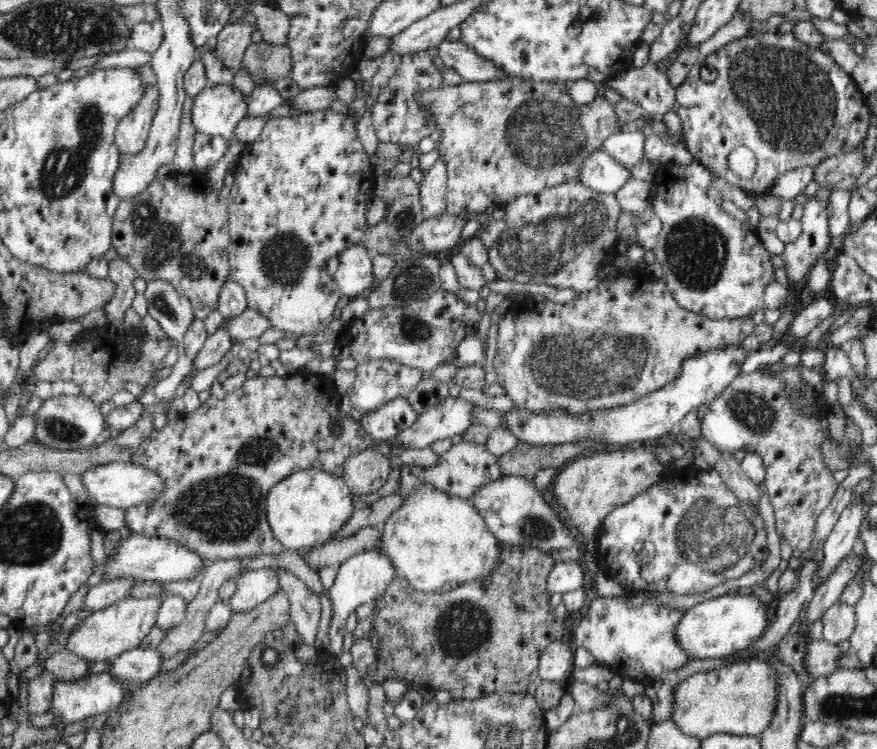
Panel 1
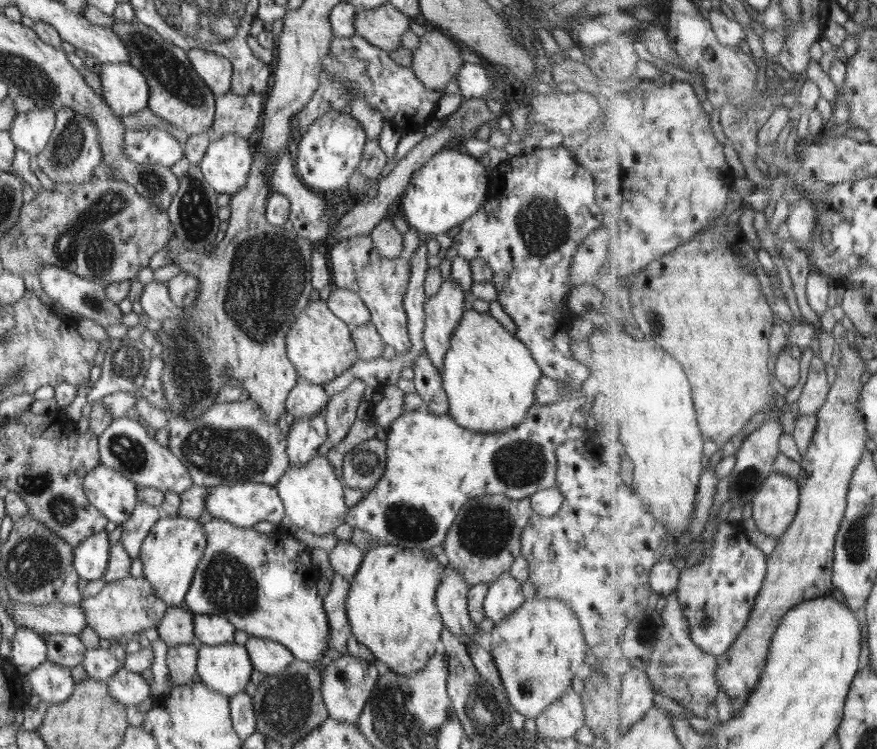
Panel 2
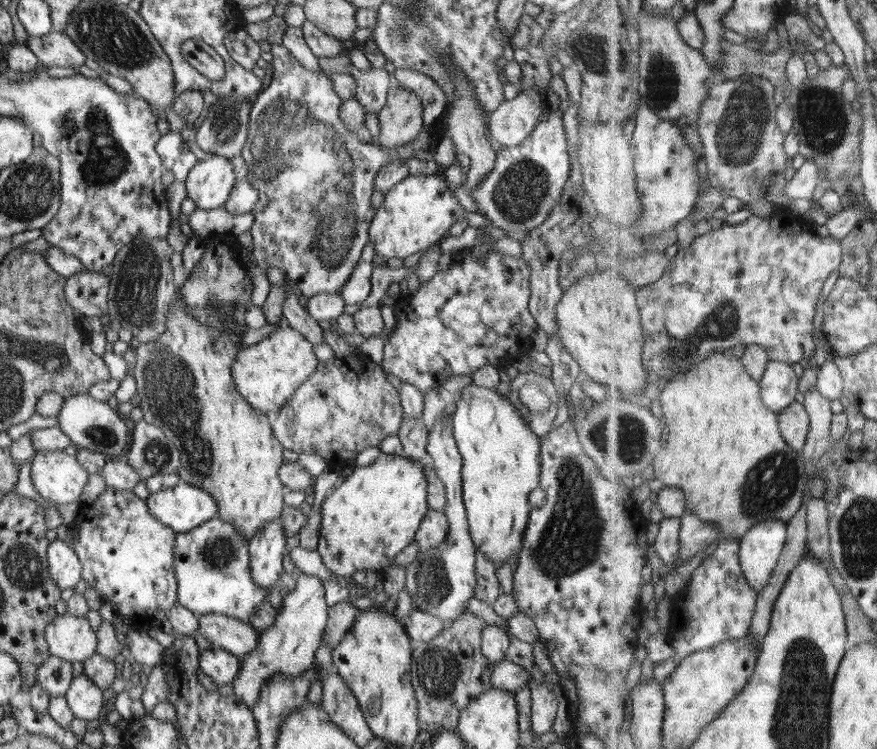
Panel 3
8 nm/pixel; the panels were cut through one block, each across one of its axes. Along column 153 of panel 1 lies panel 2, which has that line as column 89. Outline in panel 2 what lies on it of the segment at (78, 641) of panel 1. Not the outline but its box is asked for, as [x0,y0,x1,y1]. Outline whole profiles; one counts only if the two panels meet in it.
[80,575,168,640]

